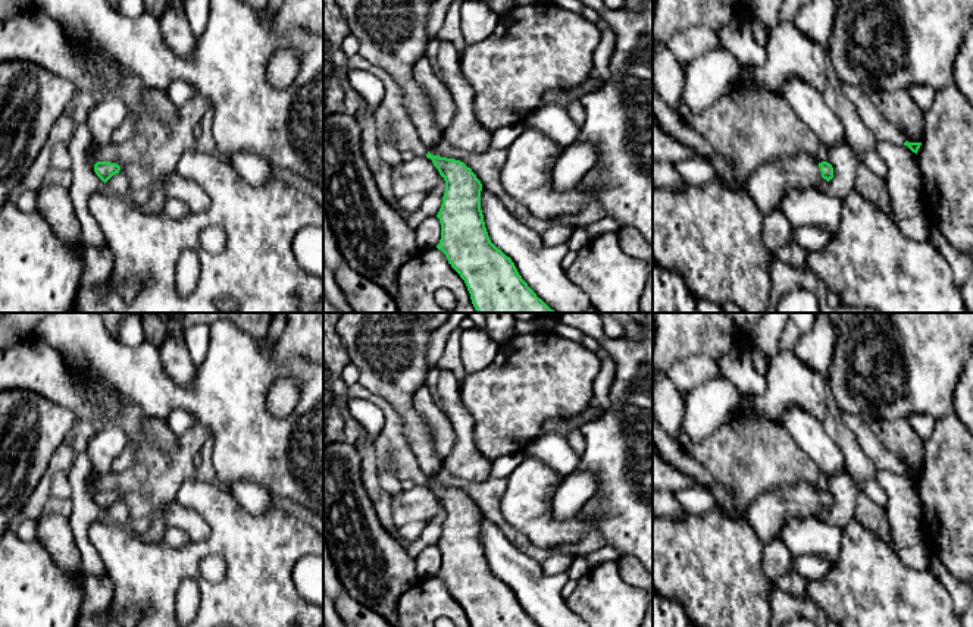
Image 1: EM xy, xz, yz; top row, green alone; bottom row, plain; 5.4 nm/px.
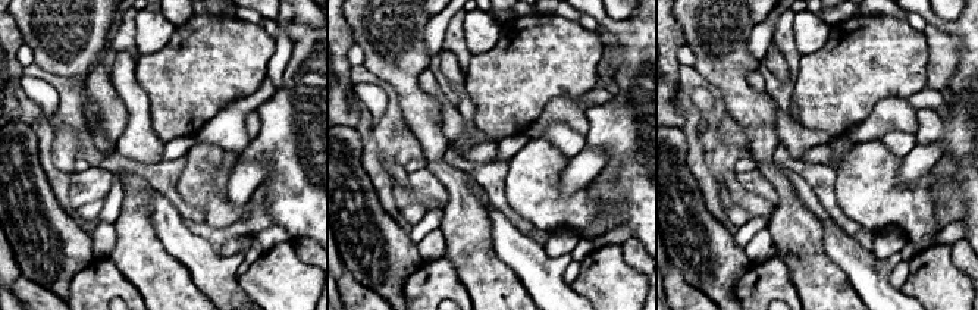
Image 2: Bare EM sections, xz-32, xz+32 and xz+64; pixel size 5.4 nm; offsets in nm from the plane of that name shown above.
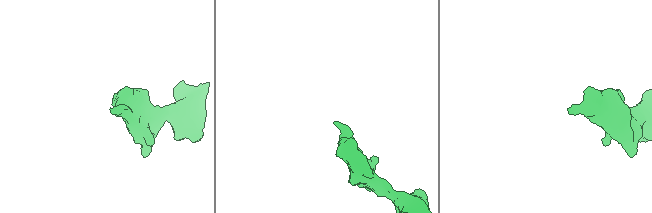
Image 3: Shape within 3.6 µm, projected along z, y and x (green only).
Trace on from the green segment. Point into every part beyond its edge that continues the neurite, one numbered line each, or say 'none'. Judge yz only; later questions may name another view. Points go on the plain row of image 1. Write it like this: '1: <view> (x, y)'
1: yz (767, 514)

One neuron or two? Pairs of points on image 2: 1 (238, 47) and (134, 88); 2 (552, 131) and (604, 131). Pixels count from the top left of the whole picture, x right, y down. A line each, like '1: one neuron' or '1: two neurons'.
1: two neurons
2: two neurons

